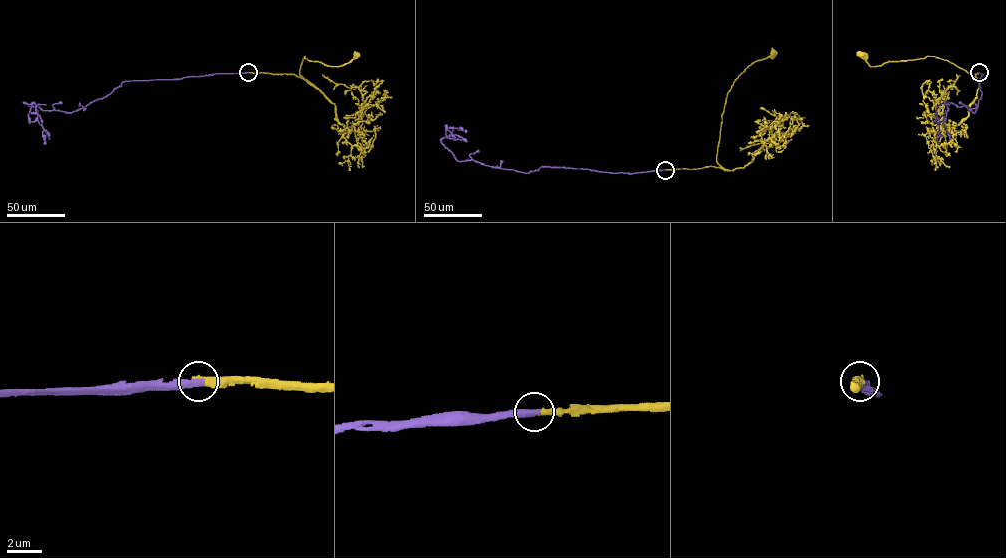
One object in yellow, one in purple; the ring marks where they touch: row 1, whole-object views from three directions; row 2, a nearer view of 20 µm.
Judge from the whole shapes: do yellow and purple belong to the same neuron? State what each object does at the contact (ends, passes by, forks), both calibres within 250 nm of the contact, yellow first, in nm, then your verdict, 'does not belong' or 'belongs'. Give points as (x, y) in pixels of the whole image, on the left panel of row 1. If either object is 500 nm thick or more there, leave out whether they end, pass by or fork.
yellow ends | purple ends | 300/460 nm | belongs

